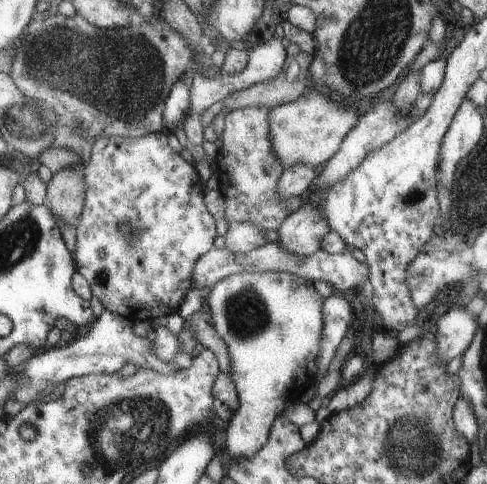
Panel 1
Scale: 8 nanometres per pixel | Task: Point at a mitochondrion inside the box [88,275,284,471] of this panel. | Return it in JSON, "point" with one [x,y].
{"point":[245,313]}

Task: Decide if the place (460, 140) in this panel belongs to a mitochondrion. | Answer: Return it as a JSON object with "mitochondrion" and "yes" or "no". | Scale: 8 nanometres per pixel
{"mitochondrion":"no"}

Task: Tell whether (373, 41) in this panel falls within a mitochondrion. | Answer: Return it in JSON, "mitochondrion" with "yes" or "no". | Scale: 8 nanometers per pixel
{"mitochondrion":"yes"}

